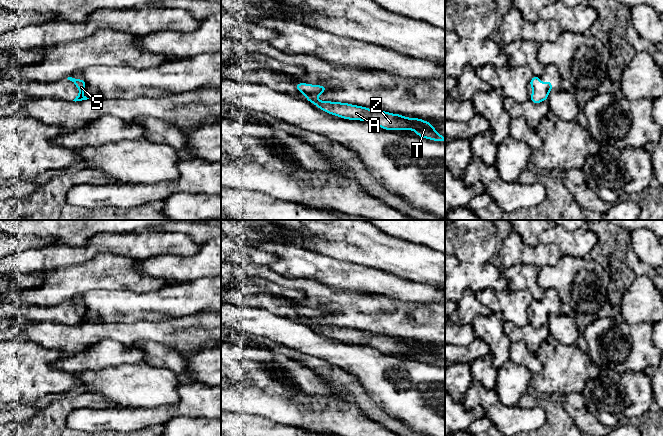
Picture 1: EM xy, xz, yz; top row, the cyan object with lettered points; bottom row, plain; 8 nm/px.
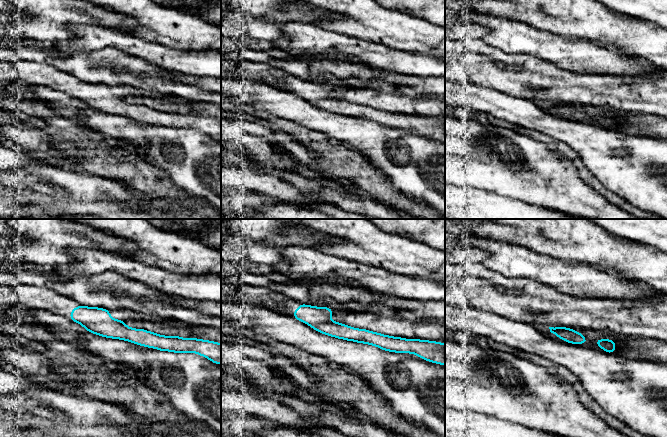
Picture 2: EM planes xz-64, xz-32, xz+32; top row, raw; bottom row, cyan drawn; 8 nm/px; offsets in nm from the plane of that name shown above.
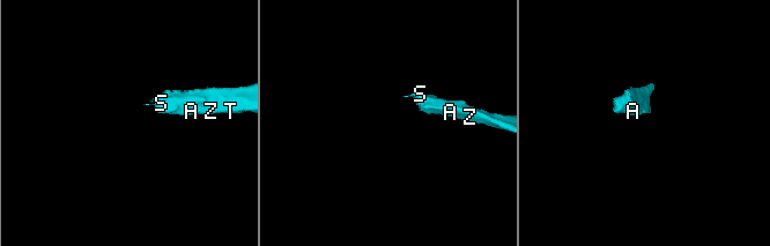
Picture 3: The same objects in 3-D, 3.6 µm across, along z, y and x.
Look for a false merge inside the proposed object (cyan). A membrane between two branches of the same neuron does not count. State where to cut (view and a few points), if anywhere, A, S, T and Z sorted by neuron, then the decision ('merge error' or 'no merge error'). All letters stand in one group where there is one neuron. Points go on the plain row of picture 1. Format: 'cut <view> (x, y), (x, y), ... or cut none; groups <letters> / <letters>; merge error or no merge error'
cut none; groups A S T Z; no merge error

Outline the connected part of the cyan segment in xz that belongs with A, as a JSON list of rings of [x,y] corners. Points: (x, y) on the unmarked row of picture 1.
[[[296,307],[296,313],[306,320],[306,324],[313,327],[326,337],[348,343],[371,346],[384,354],[414,354],[421,362],[445,366],[430,346],[421,342],[408,342],[400,338],[372,334],[366,331],[341,326],[320,325],[317,320],[328,312],[322,309]]]

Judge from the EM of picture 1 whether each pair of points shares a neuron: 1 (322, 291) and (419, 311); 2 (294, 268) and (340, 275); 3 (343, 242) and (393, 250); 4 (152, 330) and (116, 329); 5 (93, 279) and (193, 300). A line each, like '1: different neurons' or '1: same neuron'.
1: same neuron
2: same neuron
3: same neuron
4: same neuron
5: different neurons

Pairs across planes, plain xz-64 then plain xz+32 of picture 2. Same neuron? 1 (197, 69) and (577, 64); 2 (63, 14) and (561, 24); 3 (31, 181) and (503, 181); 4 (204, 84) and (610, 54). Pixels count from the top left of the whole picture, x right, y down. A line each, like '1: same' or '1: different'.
1: same
2: different
3: same
4: different

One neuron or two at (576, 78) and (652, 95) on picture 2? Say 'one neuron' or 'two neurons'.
one neuron

